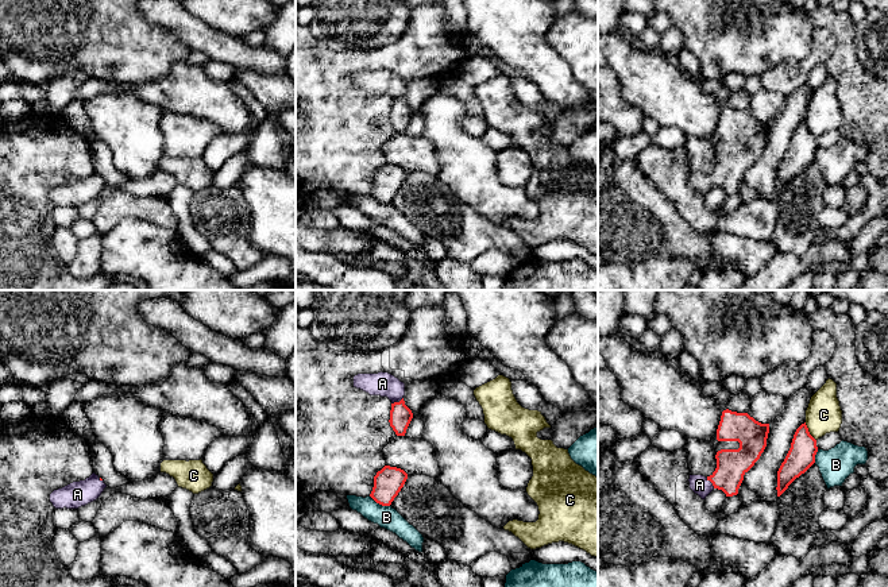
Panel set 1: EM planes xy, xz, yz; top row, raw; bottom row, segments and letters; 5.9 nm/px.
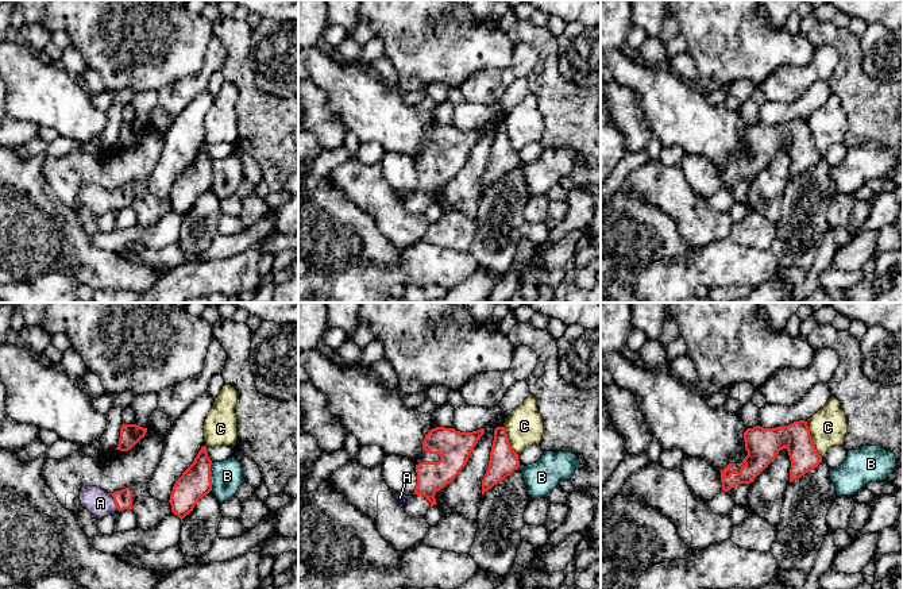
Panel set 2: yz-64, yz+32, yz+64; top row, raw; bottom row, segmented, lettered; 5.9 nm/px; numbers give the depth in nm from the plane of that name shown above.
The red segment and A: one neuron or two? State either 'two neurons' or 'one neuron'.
one neuron

